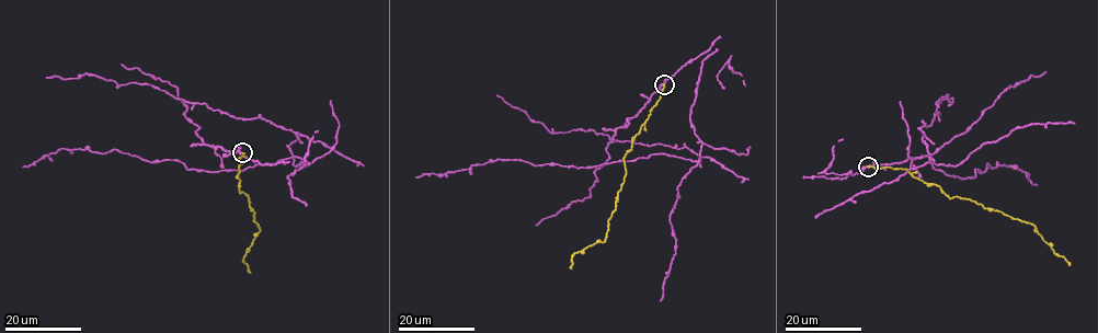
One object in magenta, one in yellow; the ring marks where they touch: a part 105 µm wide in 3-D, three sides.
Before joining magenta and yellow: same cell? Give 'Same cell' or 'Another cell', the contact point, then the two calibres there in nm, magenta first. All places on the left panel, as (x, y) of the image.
Another cell. Place: (242, 152). Thickness 280 nm (magenta) against 200 nm

